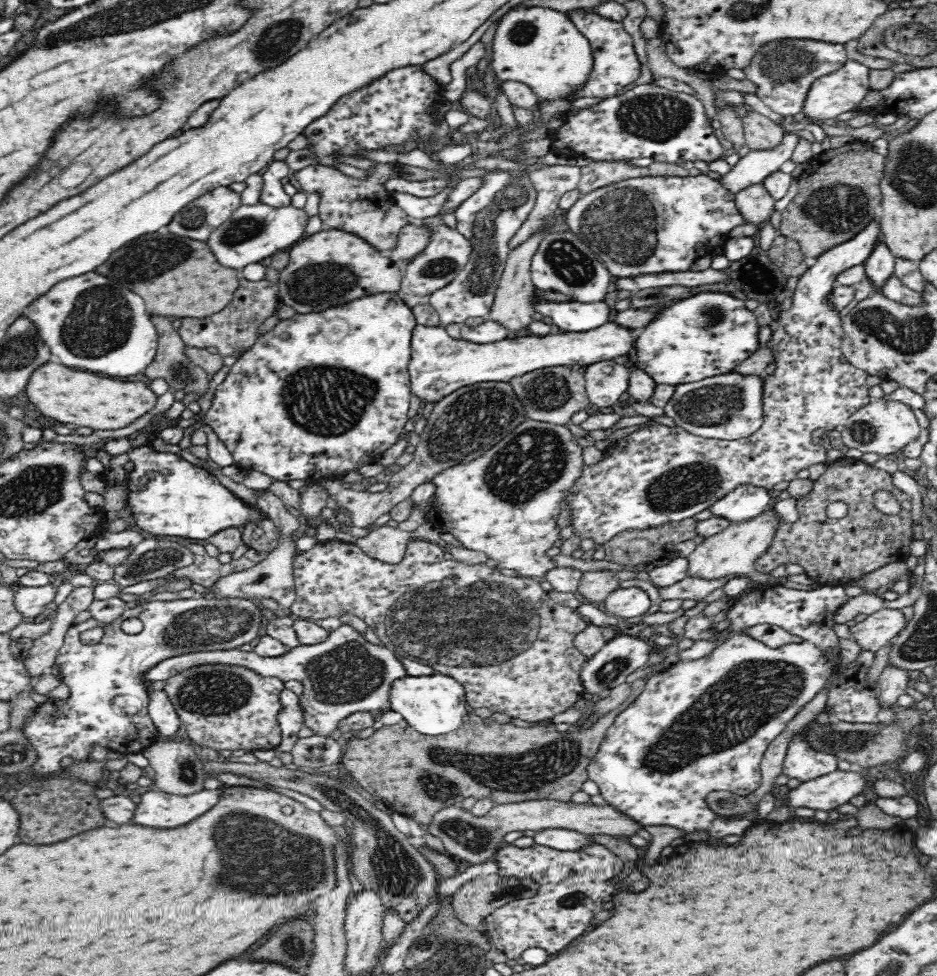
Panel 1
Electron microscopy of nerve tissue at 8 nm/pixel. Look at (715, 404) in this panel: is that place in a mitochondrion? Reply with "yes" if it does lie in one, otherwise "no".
yes

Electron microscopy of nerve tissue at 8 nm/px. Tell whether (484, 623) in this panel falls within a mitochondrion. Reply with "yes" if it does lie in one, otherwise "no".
yes

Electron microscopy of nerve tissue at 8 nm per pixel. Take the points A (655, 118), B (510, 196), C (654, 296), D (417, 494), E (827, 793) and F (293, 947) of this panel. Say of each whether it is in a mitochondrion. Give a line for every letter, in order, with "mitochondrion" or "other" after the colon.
A: mitochondrion
B: mitochondrion
C: other
D: other
E: other
F: mitochondrion

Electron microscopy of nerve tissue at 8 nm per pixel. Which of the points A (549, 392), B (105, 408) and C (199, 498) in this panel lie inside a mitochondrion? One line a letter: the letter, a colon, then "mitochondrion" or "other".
A: mitochondrion
B: other
C: other

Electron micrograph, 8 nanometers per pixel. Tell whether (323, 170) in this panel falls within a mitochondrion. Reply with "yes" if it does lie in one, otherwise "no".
no

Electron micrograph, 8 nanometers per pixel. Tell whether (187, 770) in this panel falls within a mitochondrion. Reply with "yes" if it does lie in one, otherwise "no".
yes

